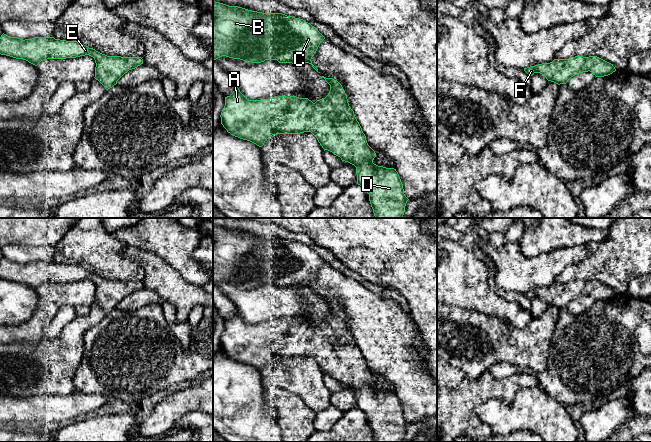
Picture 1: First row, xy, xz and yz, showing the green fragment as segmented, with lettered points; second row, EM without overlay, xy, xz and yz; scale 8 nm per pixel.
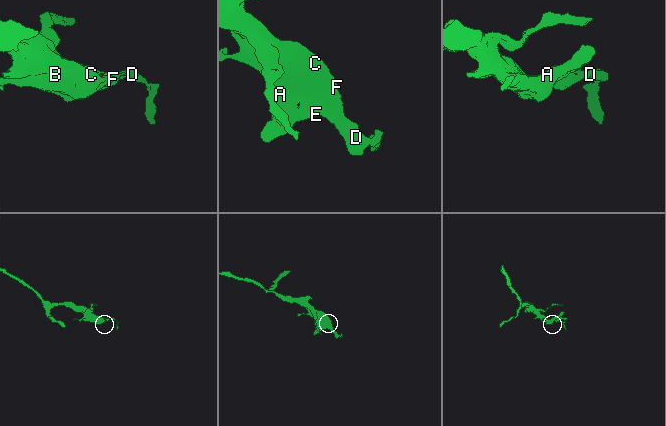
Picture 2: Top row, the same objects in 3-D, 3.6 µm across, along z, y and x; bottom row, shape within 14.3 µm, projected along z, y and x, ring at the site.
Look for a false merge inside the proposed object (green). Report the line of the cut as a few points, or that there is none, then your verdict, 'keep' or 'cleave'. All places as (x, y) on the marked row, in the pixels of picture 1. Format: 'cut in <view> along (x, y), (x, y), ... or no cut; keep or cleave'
no cut; keep

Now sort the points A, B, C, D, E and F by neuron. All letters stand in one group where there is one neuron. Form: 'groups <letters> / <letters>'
groups A B C D E F

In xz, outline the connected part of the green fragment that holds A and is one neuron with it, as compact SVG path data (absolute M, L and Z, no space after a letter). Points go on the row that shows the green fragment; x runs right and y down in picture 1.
M322 76L330 85L325 98L313 103L308 98L279 96L269 99L249 100L236 85L233 93L225 97L221 112L221 124L231 135L262 147L265 141L276 134L300 134L311 132L322 148L332 152L356 167L357 184L369 194L369 201L376 218L402 218L409 200L403 189L398 172L373 163L375 151L368 145L366 136L348 103L342 85L333 78Z

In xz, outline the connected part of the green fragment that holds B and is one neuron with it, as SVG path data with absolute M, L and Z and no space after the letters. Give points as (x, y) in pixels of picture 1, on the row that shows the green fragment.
M213 1L213 62L222 57L226 56L233 59L240 59L246 62L251 63L261 63L265 60L277 60L279 63L309 63L312 67L318 72L318 69L312 64L312 57L314 56L315 52L317 51L320 43L325 39L325 37L312 26L310 23L306 22L303 19L295 18L292 16L287 16L282 13L262 13L257 11L248 10L238 6L229 6L223 3Z

